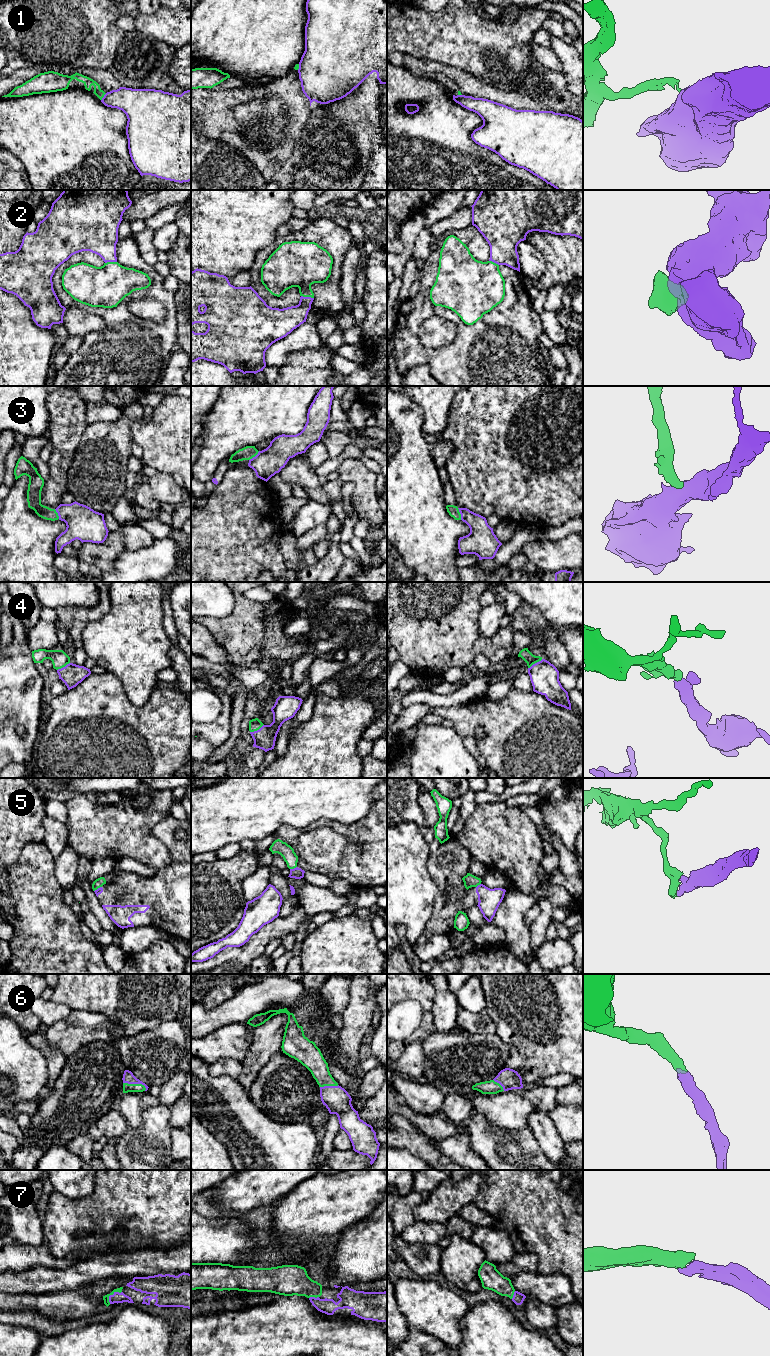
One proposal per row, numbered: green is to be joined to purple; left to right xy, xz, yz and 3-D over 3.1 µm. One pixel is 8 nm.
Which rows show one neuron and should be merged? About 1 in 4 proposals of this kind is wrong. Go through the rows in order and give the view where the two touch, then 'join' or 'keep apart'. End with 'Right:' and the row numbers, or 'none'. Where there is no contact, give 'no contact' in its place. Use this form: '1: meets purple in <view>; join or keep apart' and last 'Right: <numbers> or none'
1: meets purple in xy; keep apart
2: meets purple in xz; join
3: meets purple in yz; join
4: meets purple in yz; join
5: meets purple in xz; keep apart
6: meets purple in xy; join
7: meets purple in xy; join
Right: 2, 3, 4, 6, 7

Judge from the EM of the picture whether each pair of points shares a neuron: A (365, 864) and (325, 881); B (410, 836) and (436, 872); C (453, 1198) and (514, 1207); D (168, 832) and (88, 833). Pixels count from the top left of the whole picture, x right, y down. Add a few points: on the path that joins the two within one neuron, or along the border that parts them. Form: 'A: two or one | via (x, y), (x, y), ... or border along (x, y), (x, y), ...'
A: two | border along (308, 870), (323, 873), (331, 880)
B: two | border along (429, 854), (427, 869), (434, 881)
C: two | border along (479, 1188), (474, 1199)
D: two | border along (166, 815), (154, 826), (152, 834), (167, 849)

